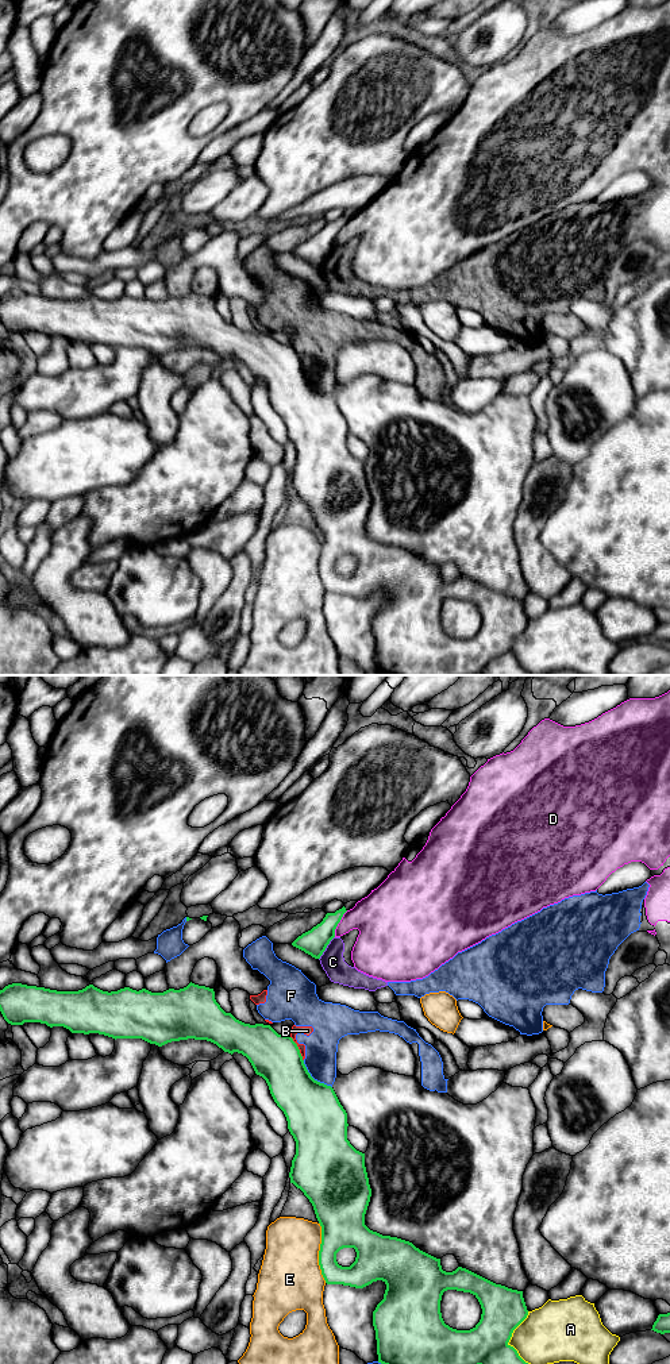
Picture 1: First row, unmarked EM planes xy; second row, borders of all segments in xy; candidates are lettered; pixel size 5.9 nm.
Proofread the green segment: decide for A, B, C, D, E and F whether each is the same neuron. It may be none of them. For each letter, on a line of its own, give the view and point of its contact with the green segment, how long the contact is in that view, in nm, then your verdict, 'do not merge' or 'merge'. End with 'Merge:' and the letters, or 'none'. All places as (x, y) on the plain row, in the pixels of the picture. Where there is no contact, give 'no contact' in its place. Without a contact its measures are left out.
A: xy (509, 647) | 320 nm | do not merge
B: xy (297, 357) | 170 nm | do not merge
C: xy (326, 255) | 170 nm | do not merge
D: xy (338, 231) | 180 nm | do not merge
E: xy (319, 561) | 360 nm | do not merge
F: xy (312, 386) | 240 nm | do not merge
Merge: none

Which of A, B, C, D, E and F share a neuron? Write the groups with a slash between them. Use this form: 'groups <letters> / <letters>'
groups A / B C F / D / E

